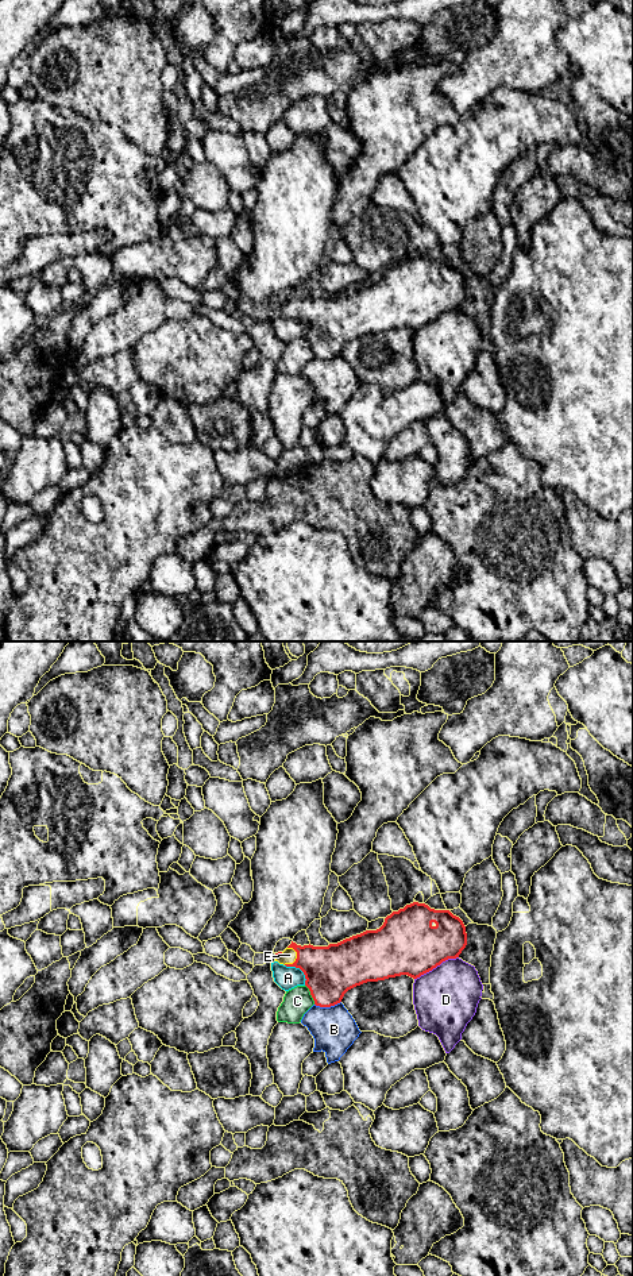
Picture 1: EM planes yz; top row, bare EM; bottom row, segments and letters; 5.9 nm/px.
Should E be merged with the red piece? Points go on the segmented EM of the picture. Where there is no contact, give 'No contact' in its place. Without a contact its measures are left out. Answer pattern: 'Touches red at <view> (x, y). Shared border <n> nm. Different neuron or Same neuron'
Touches red at yz (296, 959). Shared border 120 nm. Same neuron

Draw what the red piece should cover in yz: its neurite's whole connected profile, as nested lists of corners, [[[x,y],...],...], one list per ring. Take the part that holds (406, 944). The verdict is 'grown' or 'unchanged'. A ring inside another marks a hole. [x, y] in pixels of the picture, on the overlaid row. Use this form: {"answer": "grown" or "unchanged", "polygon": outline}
{"answer": "grown", "polygon": [[[413,902],[385,918],[377,930],[366,930],[328,947],[292,944],[275,953],[275,961],[300,968],[305,975],[316,1006],[331,1007],[341,1002],[344,994],[363,983],[408,975],[413,979],[432,971],[448,959],[456,959],[467,945],[463,921],[449,910],[435,910]]]}

